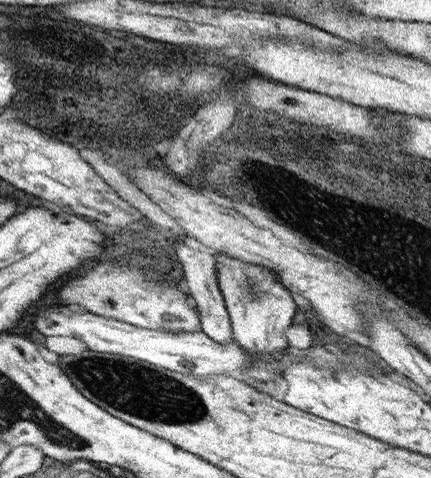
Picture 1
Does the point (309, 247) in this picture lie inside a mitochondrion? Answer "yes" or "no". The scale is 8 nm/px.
no

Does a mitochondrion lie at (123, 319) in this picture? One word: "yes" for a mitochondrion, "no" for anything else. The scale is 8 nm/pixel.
no

